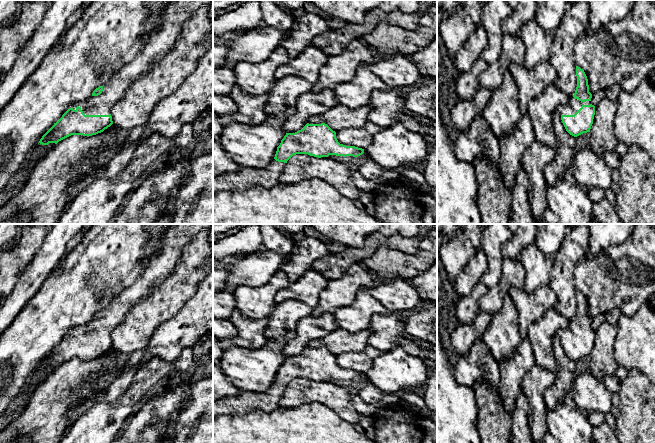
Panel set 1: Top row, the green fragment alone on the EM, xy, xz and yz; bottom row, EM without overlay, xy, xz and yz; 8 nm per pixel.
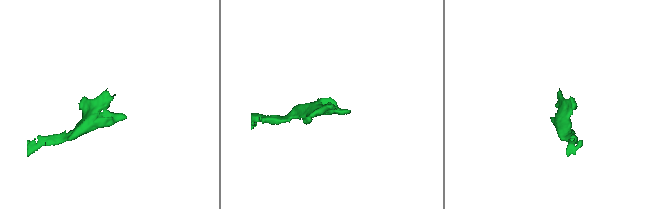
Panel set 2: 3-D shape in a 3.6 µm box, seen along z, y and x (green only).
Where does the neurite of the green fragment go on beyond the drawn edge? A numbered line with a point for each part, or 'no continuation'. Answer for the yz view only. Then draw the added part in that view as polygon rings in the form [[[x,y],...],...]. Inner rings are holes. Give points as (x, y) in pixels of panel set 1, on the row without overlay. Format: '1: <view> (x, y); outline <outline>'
1: yz (573, 329); outline [[[570,321],[566,328],[562,328],[558,332],[560,339],[574,339],[582,329],[590,329],[591,325],[581,326],[574,321]]]

